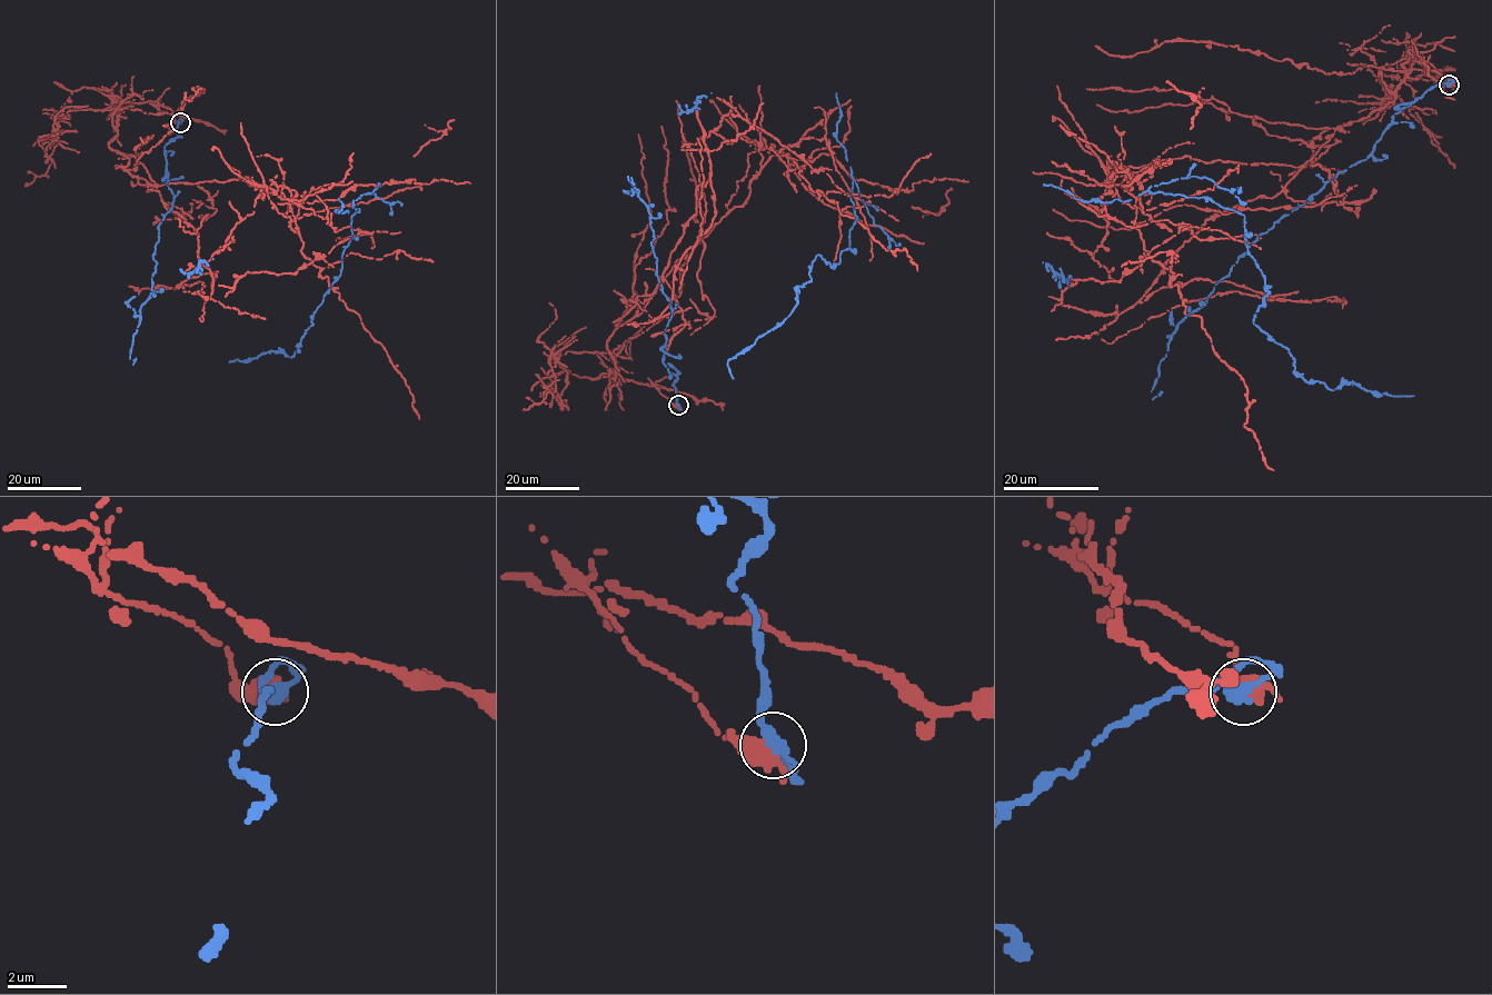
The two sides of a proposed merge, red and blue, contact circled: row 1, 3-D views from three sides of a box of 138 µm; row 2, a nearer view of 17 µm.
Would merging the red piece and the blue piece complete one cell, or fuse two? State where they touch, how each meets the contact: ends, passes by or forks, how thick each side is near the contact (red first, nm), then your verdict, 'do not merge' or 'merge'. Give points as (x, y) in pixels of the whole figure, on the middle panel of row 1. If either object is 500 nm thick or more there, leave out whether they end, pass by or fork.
(678, 405) | red passes by | blue forks | 440/280 nm | do not merge

